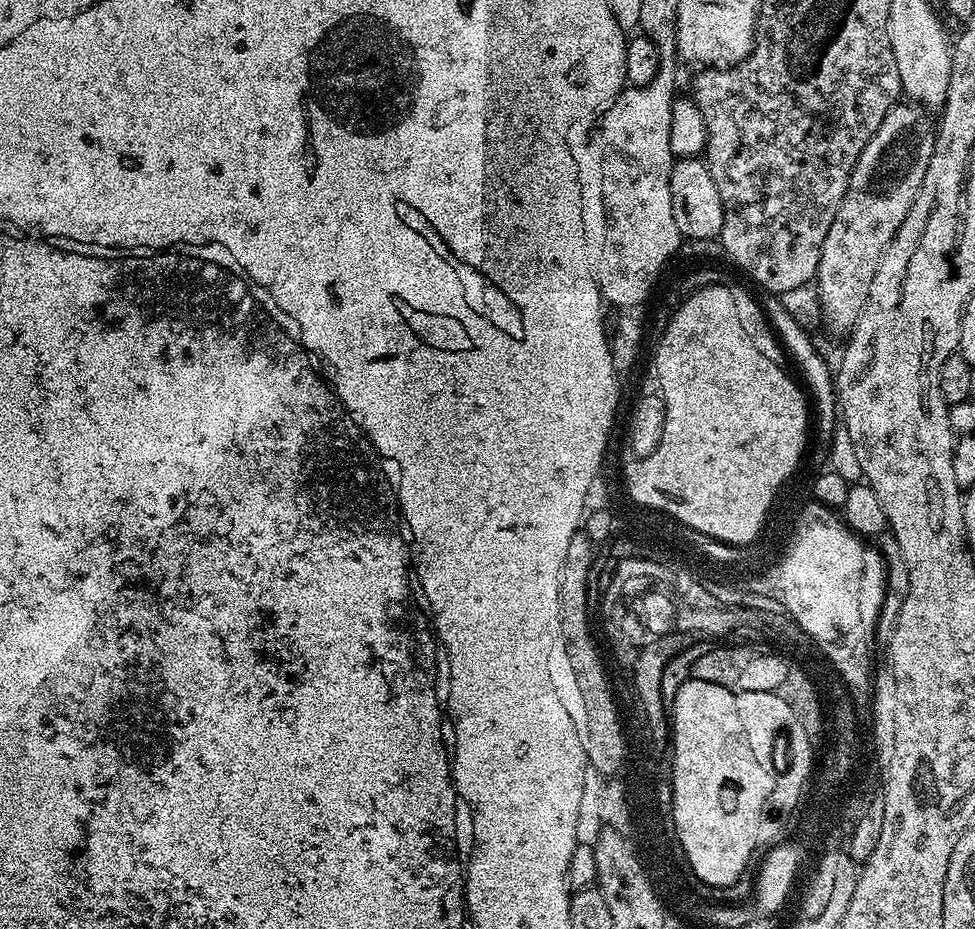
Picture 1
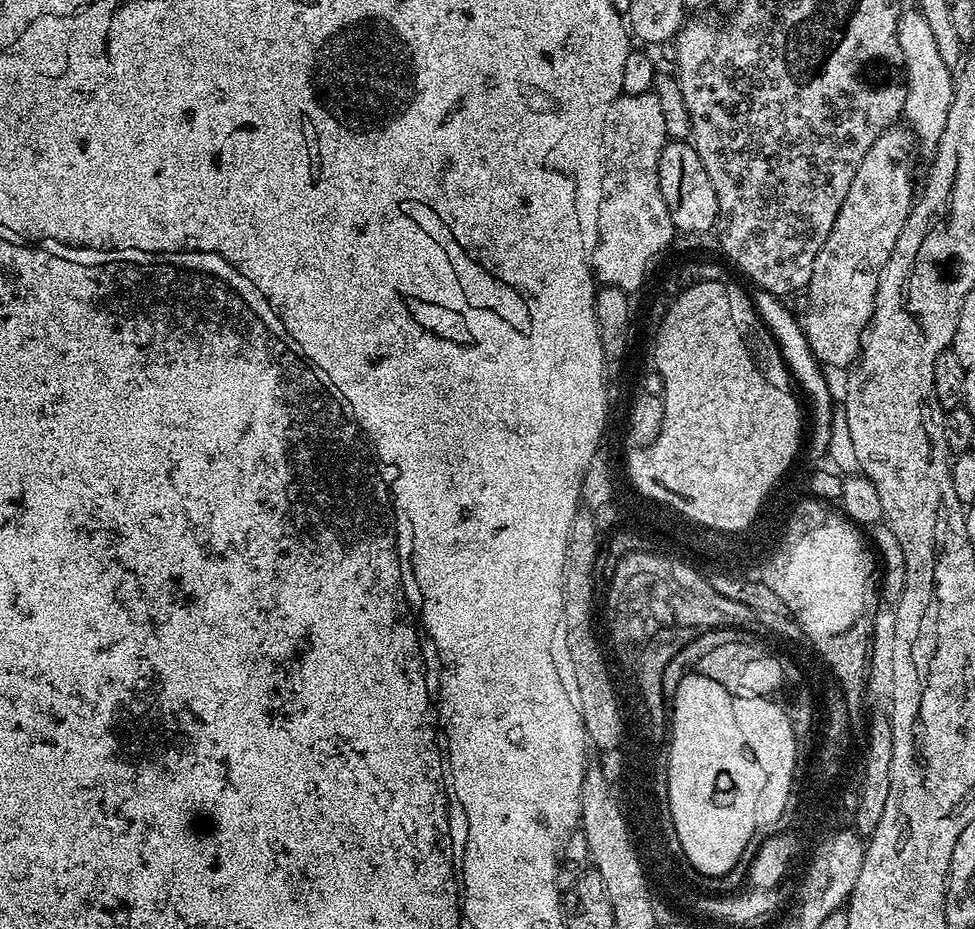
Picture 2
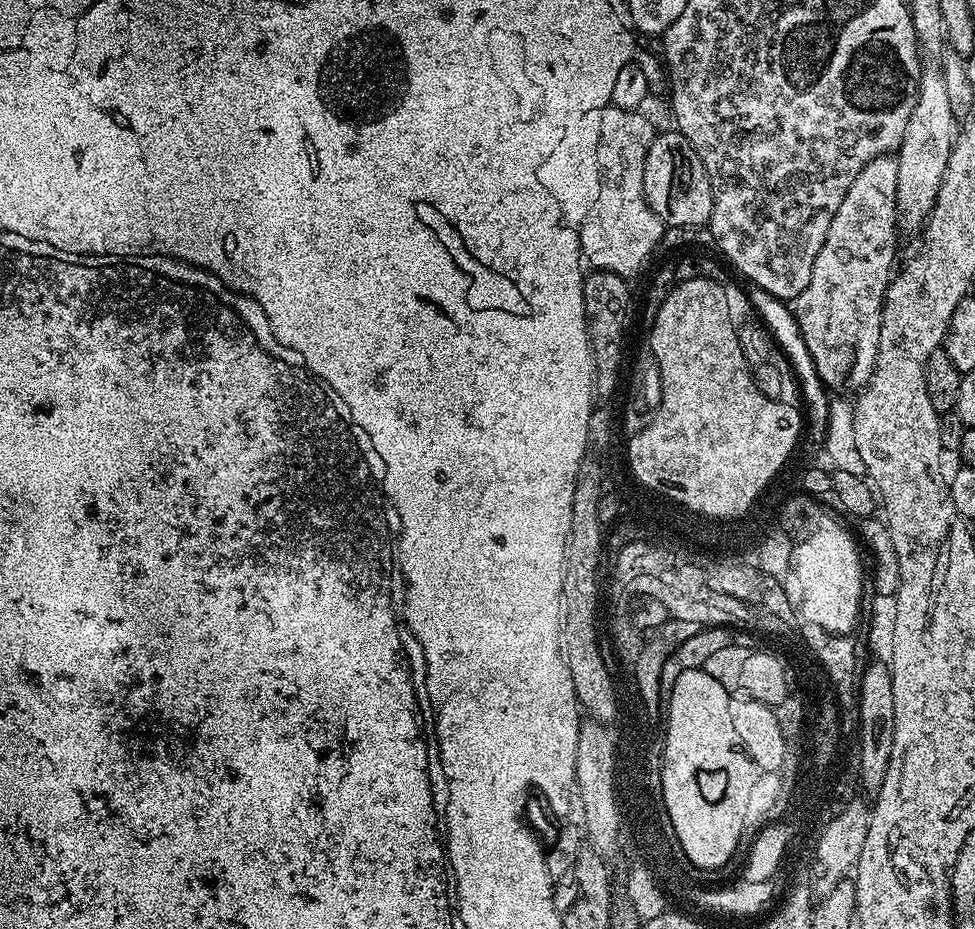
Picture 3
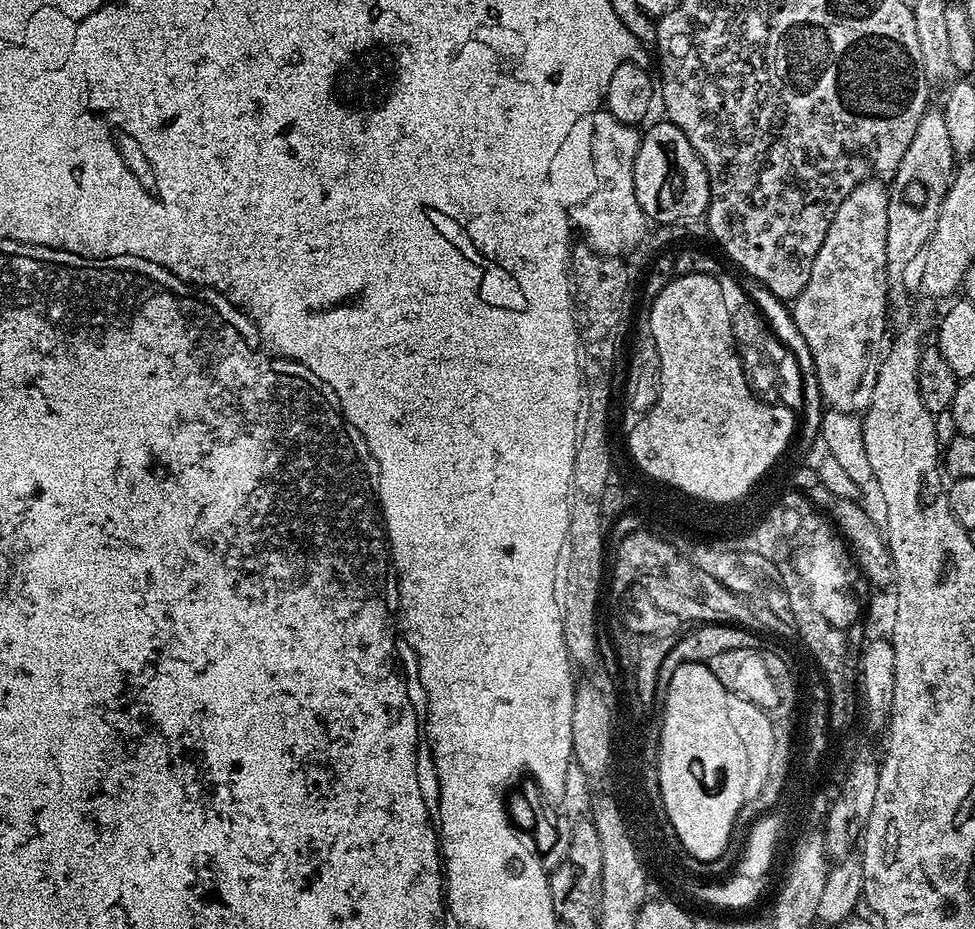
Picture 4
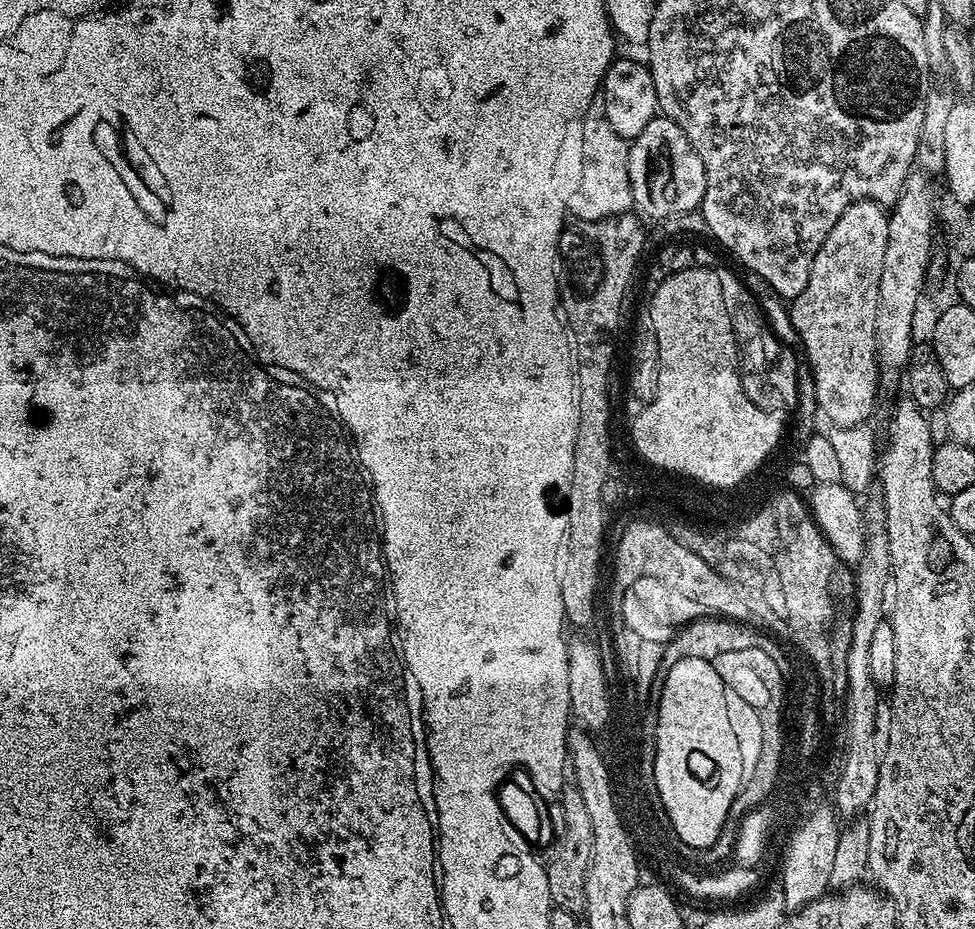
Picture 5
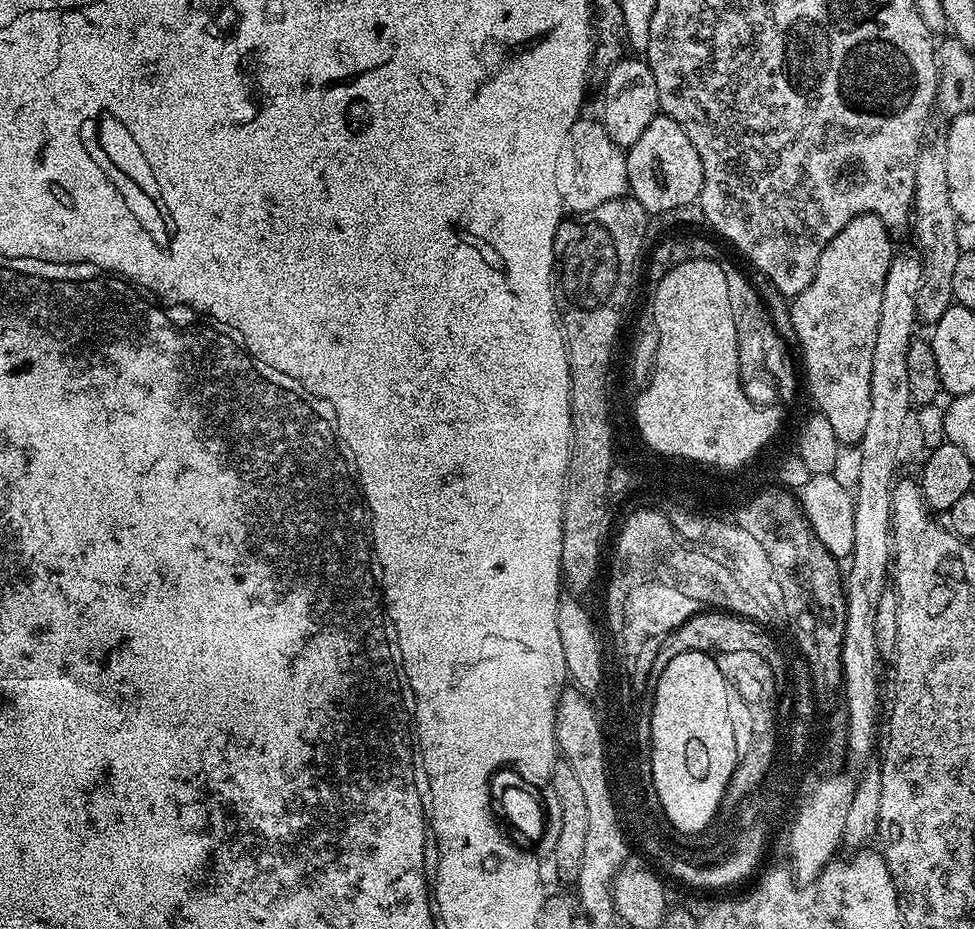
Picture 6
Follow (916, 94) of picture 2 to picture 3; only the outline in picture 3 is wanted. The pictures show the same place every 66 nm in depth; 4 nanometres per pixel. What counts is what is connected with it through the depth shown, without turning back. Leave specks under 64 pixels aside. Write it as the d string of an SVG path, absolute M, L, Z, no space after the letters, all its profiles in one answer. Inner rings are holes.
M936 66L925 67L920 73L920 89L914 102L914 114L910 114L910 126L906 126L906 134L896 156L896 219L901 233L916 234L923 229L944 181L957 131L958 118L950 110L949 95L946 94L946 82L941 69Z

